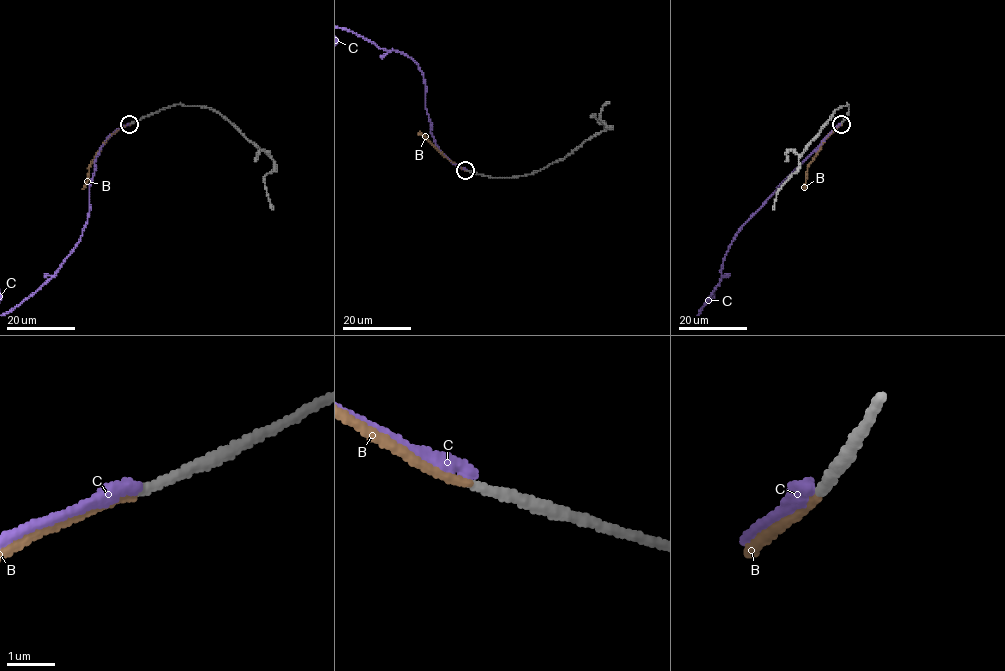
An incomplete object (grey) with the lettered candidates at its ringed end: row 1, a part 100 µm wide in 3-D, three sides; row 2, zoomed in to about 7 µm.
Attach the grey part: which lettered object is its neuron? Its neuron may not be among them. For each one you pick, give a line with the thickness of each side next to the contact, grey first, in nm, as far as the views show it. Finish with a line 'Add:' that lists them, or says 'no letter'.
B: 200/160 nm
Add: B

